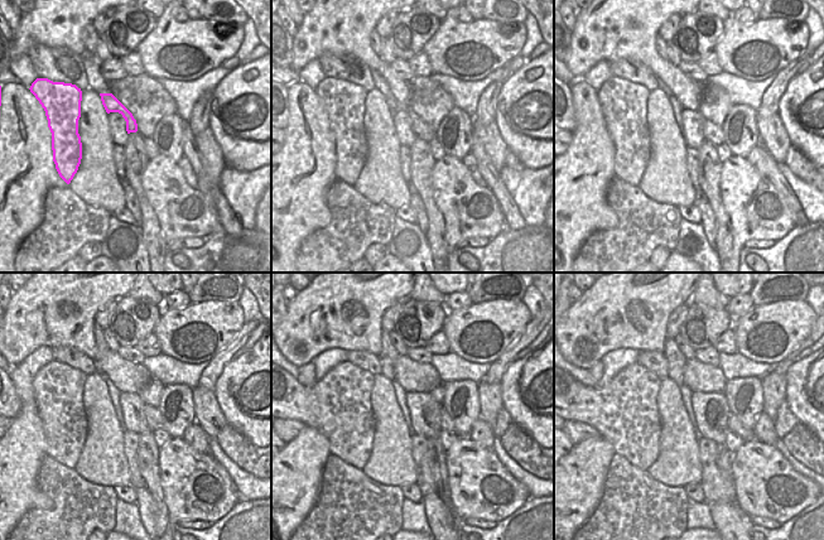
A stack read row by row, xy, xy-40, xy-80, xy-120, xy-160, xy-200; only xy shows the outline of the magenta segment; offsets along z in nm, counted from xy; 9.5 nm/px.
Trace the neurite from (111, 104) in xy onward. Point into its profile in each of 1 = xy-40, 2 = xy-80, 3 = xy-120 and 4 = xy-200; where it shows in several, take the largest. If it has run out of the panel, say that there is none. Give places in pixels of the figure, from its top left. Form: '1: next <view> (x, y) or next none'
1: next xy-40 (419, 128)
2: next xy-80 (712, 133)
3: next xy-120 (152, 414)
4: next xy-200 (733, 424)

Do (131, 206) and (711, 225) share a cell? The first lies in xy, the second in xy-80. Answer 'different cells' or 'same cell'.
same cell

